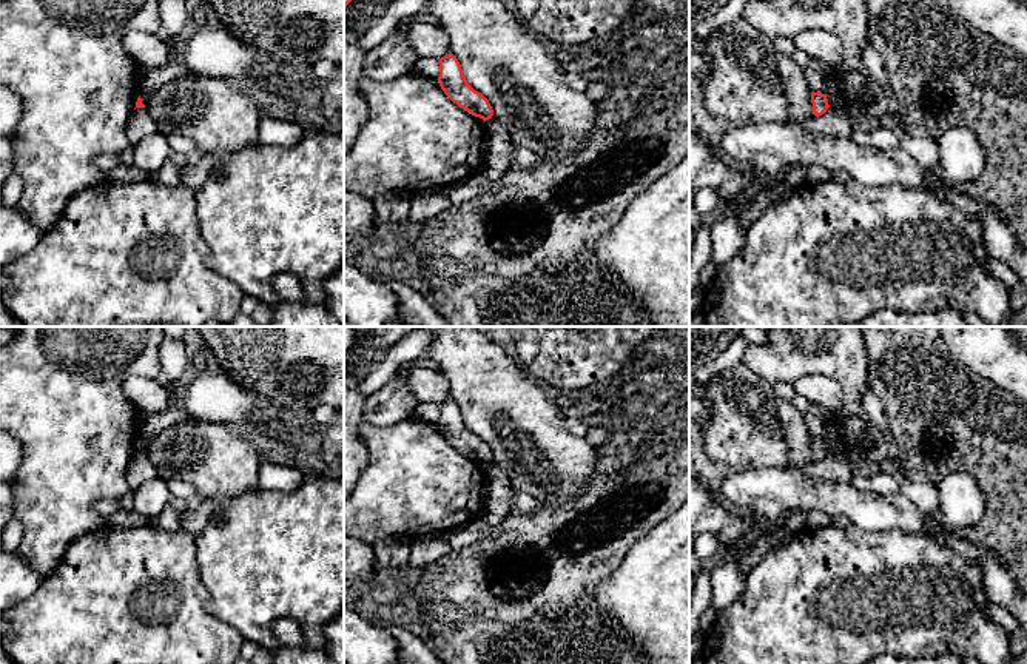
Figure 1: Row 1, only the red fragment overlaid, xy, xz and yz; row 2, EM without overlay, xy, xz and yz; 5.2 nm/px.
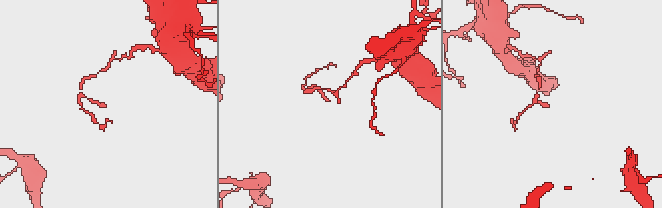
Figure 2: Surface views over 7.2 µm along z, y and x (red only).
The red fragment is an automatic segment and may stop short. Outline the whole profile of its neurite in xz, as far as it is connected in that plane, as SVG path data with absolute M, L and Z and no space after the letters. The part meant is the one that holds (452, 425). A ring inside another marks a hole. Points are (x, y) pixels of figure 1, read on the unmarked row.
M452 397L439 404L438 428L444 439L469 459L484 467L492 464L493 454L489 445L467 428L461 410Z

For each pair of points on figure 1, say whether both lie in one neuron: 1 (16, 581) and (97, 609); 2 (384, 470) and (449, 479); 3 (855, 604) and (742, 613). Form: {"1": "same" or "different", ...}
{"1": "different", "2": "same", "3": "same"}

